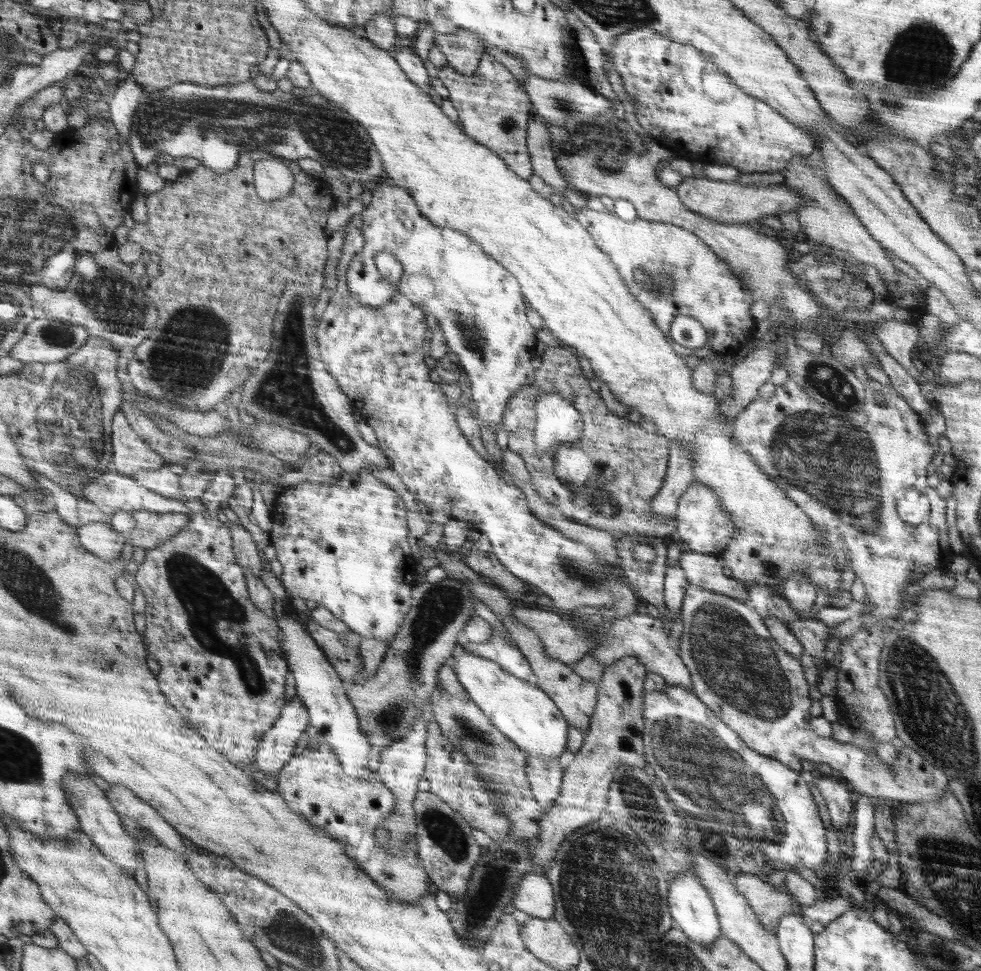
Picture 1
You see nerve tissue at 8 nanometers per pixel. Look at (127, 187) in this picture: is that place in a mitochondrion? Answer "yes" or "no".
no

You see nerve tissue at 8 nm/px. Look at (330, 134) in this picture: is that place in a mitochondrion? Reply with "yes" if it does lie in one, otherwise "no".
yes

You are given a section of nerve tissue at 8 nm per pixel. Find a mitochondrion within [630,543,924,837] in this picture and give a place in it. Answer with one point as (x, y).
(734, 660)

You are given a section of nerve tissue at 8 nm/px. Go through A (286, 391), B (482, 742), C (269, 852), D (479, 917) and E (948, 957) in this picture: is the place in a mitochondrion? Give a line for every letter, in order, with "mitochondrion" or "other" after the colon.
A: mitochondrion
B: mitochondrion
C: other
D: mitochondrion
E: mitochondrion

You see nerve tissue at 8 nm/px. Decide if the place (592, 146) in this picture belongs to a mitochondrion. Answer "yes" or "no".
yes

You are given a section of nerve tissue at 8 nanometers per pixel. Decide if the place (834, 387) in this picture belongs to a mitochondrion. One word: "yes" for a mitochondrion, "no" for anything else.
yes

